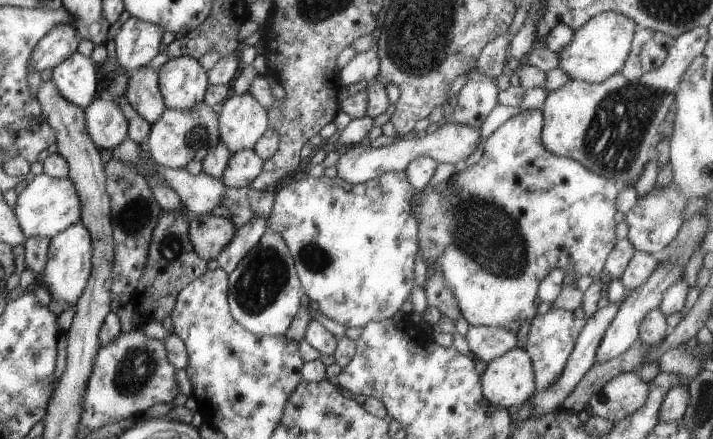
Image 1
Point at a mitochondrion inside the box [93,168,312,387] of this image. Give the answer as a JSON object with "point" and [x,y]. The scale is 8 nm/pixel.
{"point":[261,281]}

